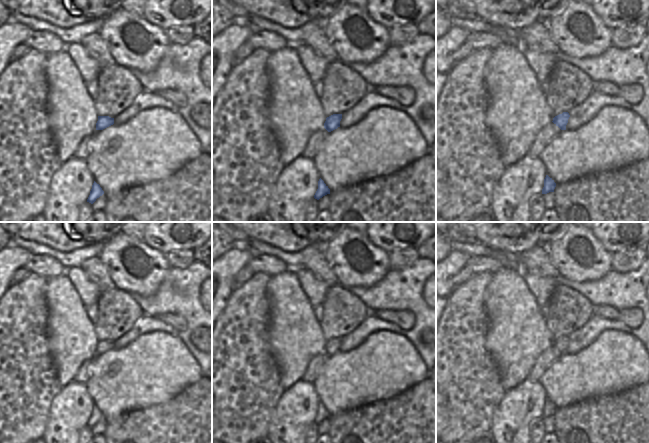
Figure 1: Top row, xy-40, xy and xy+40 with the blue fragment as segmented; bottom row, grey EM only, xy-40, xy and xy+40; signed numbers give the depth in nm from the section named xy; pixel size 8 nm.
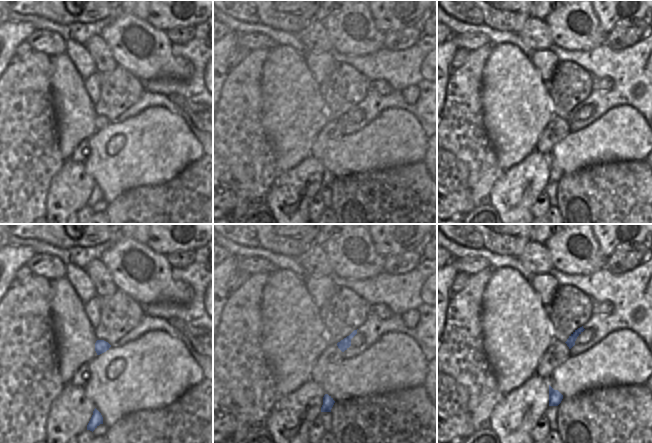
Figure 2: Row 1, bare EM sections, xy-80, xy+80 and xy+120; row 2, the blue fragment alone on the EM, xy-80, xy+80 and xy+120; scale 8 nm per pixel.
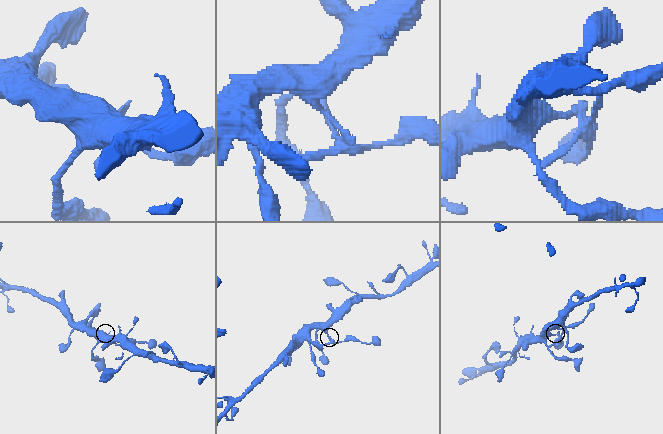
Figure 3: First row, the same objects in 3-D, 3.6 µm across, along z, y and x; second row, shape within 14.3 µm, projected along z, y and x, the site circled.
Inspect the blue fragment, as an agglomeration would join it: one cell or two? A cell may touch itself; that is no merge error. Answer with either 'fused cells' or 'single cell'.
fused cells

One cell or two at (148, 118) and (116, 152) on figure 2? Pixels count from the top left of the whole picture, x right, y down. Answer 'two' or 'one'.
one

